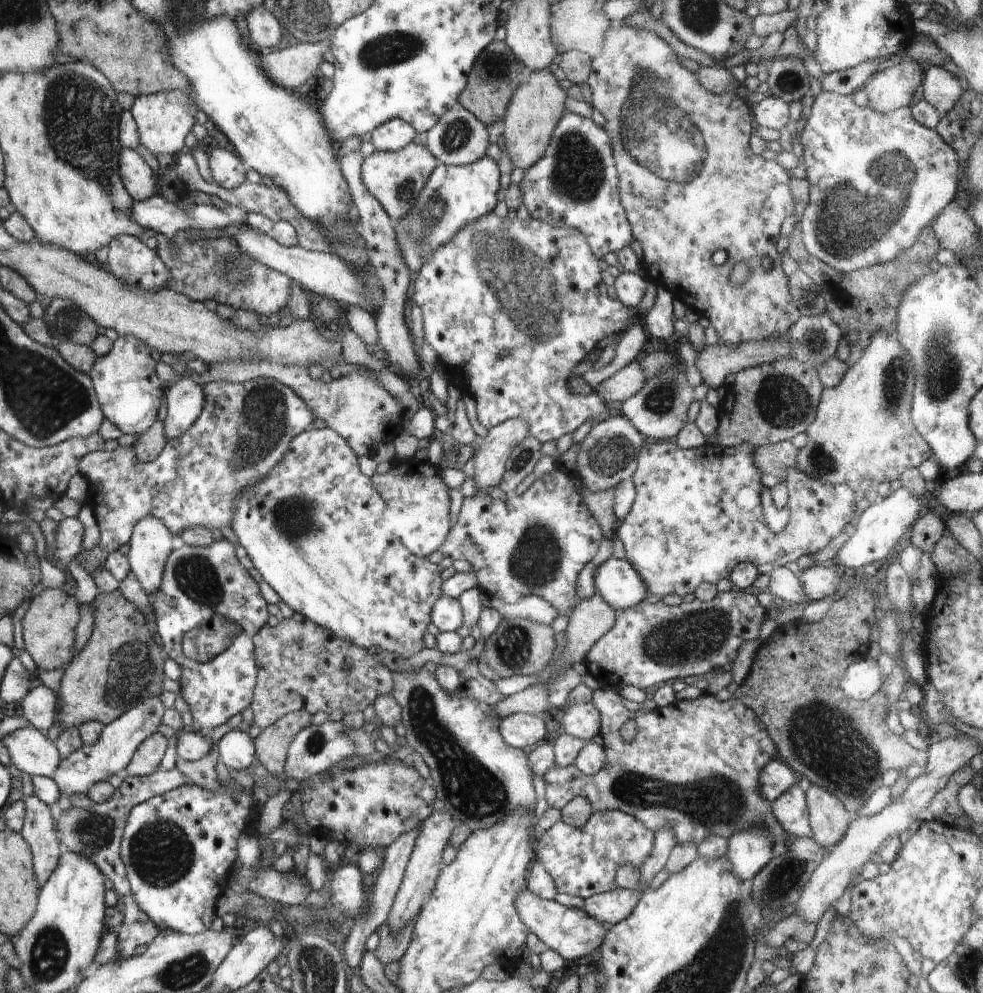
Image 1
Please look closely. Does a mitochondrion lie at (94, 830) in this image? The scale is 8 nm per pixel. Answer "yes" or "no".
yes

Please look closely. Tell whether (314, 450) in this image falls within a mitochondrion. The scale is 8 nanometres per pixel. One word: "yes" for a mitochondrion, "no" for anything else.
no

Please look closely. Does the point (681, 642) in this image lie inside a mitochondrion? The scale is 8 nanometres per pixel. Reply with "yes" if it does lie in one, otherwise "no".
yes

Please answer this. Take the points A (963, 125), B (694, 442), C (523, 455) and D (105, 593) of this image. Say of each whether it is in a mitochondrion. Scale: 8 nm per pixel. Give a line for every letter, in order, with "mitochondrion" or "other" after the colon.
A: other
B: other
C: mitochondrion
D: other

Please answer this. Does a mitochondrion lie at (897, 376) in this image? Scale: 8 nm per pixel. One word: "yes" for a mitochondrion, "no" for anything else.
yes

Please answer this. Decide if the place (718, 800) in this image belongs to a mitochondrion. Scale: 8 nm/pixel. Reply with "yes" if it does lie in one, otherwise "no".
yes

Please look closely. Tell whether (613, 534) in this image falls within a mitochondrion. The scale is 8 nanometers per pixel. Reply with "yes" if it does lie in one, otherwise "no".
no

